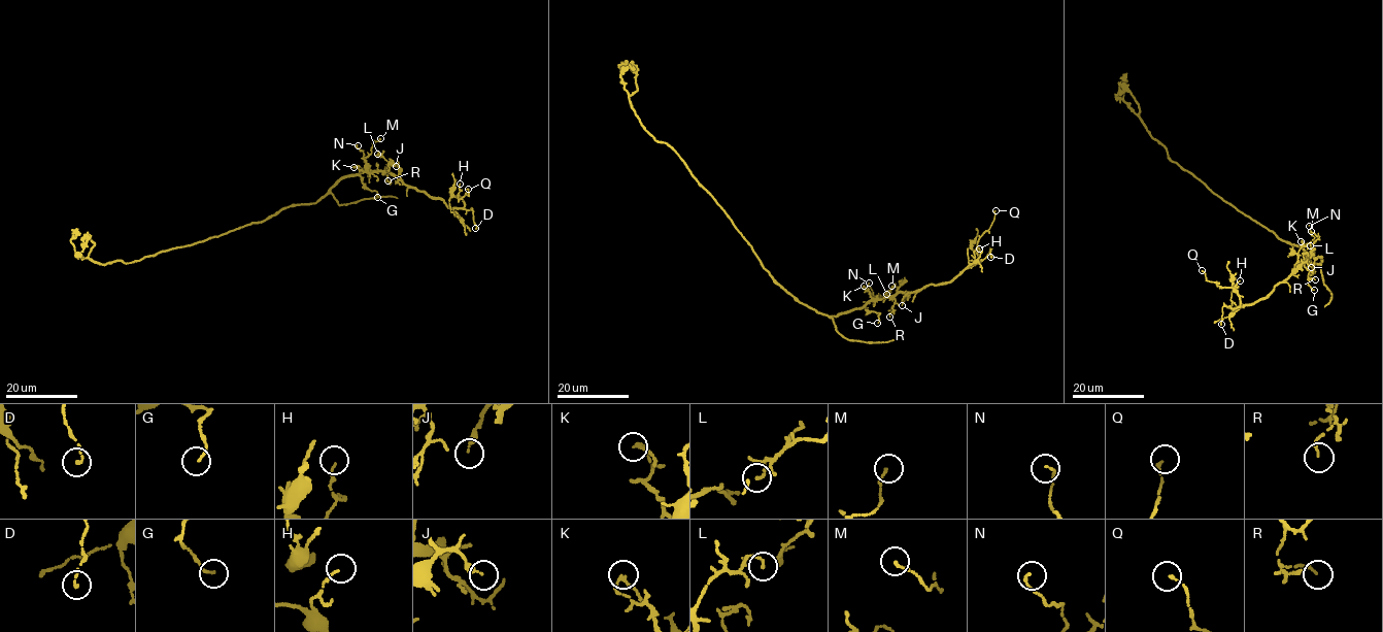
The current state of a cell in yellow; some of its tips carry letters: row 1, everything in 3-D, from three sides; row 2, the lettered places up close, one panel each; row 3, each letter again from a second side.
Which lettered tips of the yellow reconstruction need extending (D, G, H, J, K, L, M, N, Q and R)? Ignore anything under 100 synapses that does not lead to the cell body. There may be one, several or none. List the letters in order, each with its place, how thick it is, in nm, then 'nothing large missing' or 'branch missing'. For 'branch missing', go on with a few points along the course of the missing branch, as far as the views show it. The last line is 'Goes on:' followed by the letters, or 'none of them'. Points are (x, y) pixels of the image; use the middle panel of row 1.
D: (990, 257) | 120 nm | nothing large missing
G: (877, 323) | 110 nm | nothing large missing
H: (979, 248) | 110 nm | nothing large missing
J: (902, 305) | 280 nm | nothing large missing
K: (864, 286) | 130 nm | nothing large missing
L: (886, 294) | 120 nm | nothing large missing
M: (891, 286) | 110 nm | nothing large missing
N: (869, 283) | 130 nm | nothing large missing
Q: (996, 210) | 130 nm | nothing large missing
R: (889, 317) | 120 nm | nothing large missing
Goes on: none of them

